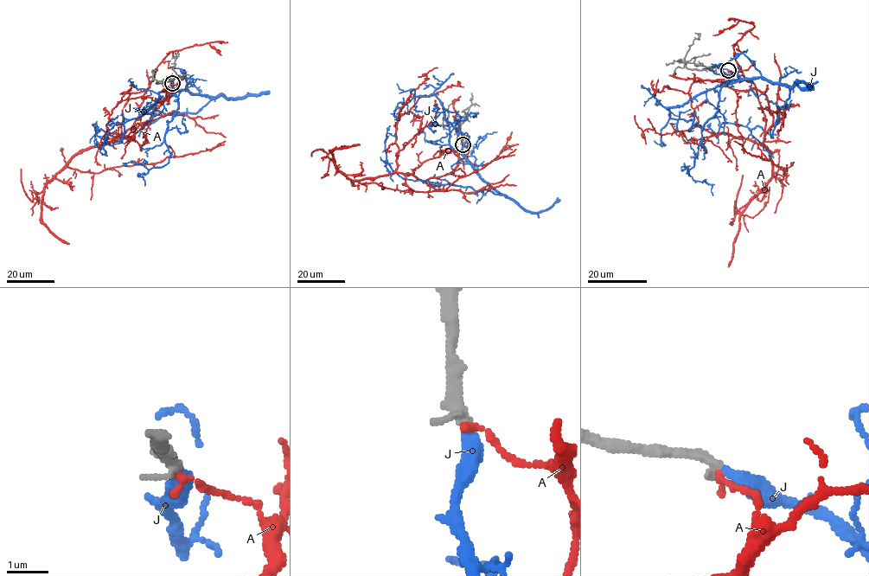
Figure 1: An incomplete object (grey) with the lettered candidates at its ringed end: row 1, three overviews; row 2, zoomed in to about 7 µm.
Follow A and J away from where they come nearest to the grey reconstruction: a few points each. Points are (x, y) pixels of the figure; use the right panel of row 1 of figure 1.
A: (727, 70), (728, 77), (712, 80), (767, 97), (772, 124), (763, 144), (782, 180), (787, 169), (734, 141)
J: (728, 70), (784, 83), (789, 97), (777, 110), (772, 137), (757, 126), (723, 122), (717, 143)

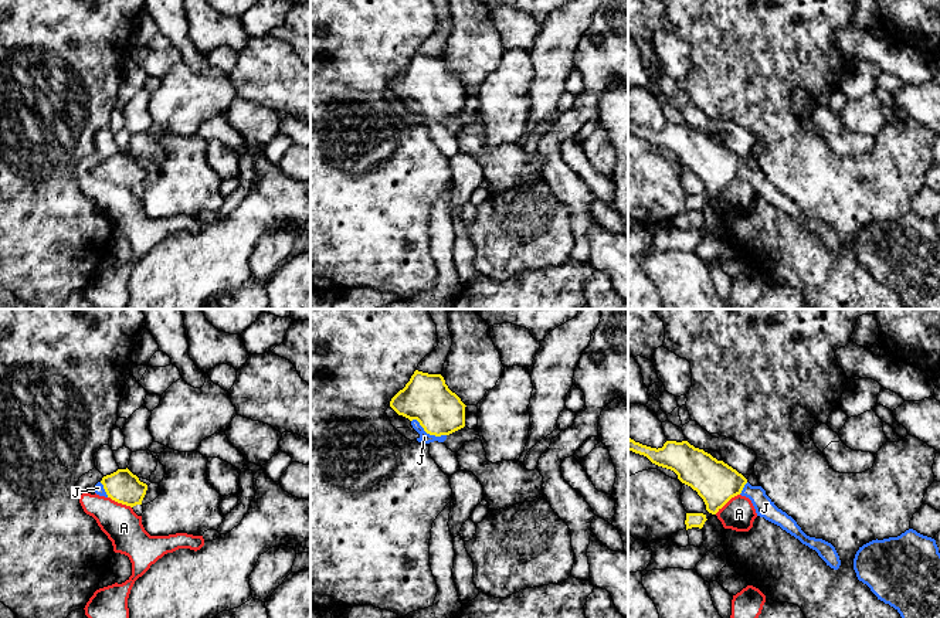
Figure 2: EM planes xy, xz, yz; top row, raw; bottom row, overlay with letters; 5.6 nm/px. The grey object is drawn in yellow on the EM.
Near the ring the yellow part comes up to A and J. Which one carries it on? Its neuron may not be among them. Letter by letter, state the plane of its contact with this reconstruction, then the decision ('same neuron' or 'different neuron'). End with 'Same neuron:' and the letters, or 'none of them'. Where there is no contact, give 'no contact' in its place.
A: yz | different neuron
J: xz | same neuron
Same neuron: J

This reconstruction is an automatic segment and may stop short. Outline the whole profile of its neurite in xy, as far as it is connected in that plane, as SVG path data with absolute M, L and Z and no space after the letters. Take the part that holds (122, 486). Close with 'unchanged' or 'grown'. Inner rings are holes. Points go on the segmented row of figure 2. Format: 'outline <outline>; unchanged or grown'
outline M126 468L103 476L102 481L95 485L94 490L99 496L111 498L118 503L133 507L142 505L147 485L140 482L139 478Z; grown

